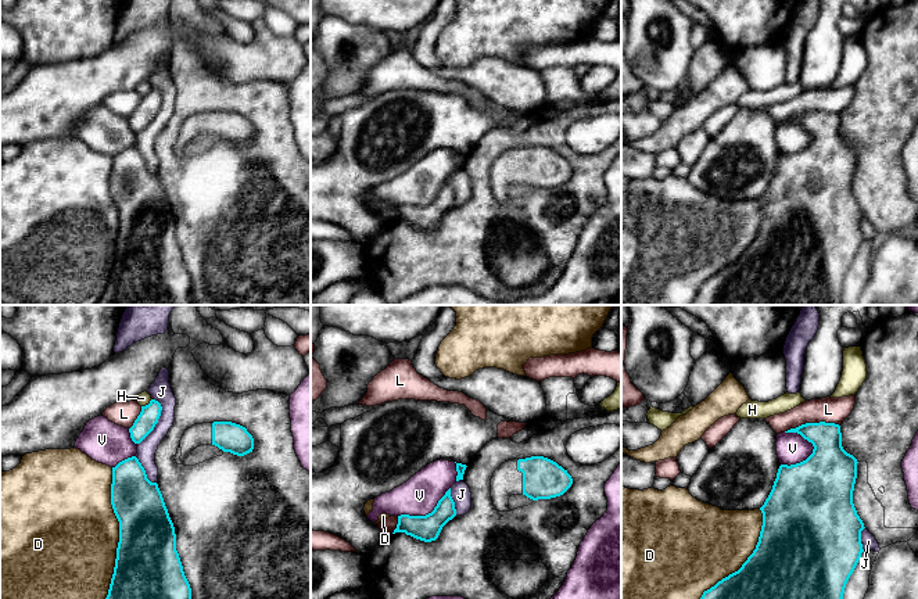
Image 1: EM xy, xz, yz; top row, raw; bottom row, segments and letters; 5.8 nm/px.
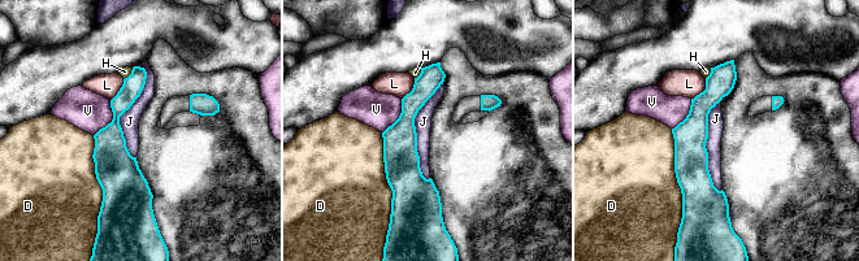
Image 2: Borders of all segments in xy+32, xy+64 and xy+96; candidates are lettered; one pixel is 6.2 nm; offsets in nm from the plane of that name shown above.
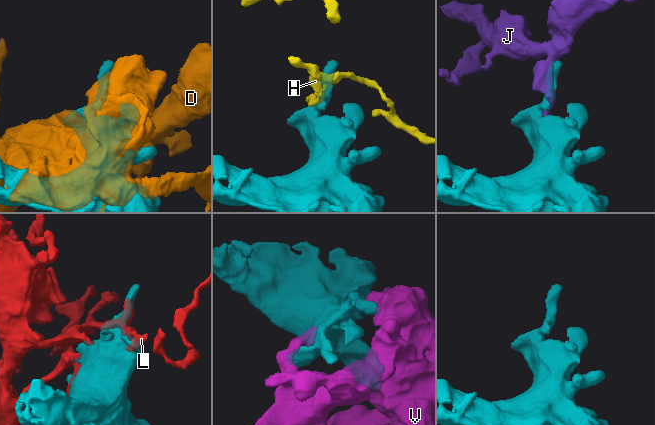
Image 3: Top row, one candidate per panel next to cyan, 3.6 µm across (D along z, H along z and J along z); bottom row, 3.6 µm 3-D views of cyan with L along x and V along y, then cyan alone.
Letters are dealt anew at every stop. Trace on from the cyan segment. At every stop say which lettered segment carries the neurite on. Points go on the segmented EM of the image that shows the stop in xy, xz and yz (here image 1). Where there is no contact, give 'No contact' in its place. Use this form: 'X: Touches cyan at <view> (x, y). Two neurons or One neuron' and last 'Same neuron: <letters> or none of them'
D: Touches cyan at xy (119, 533). Two neurons
H: Touches cyan at xy (149, 404). Two neurons
J: Touches cyan at xy (157, 422). Two neurons
L: Touches cyan at yz (811, 423). Two neurons
V: Touches cyan at yz (800, 462). Two neurons
Same neuron: none of them

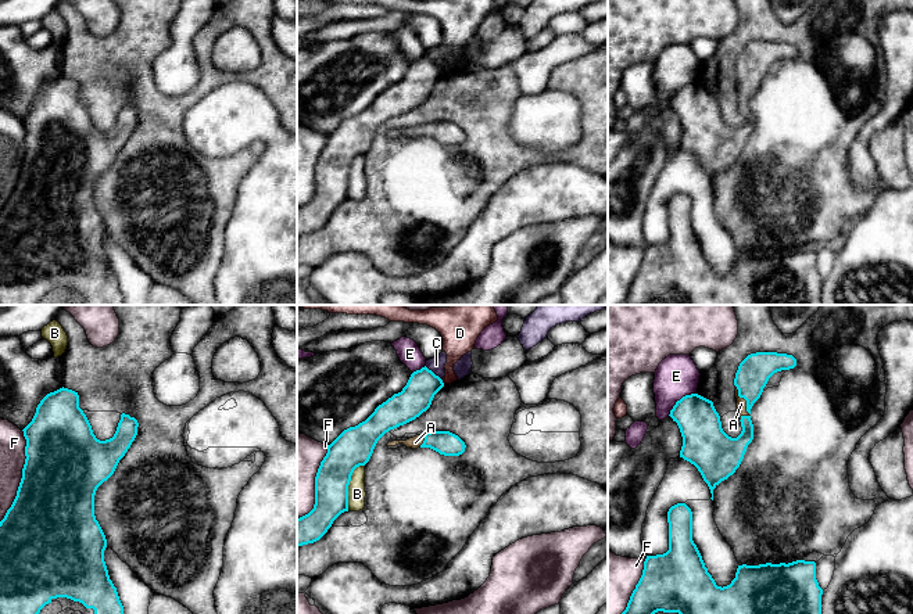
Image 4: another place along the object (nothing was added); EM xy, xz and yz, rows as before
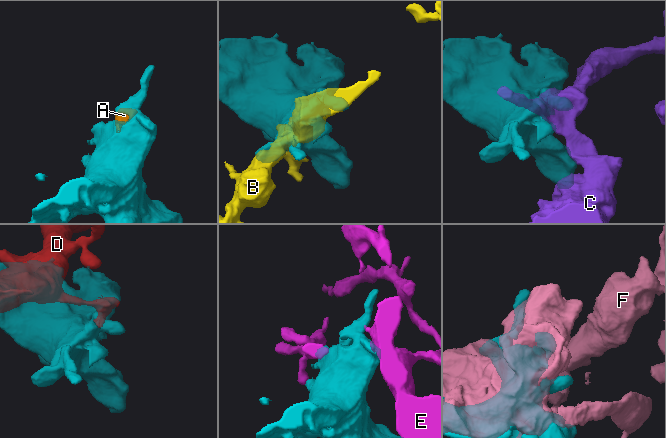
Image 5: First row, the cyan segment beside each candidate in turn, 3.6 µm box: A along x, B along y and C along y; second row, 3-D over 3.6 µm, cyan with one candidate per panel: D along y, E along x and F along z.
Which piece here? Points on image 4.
A: Touches cyan at yz (747, 404). One neuron
B: Touches cyan at xz (348, 484). Two neurons
C: Touches cyan at xz (432, 372). Two neurons
D: Touches cyan at xz (441, 381). Two neurons
E: Touches cyan at yz (680, 399). Two neurons
F: Touches cyan at xy (22, 476). Two neurons
Same neuron: A

